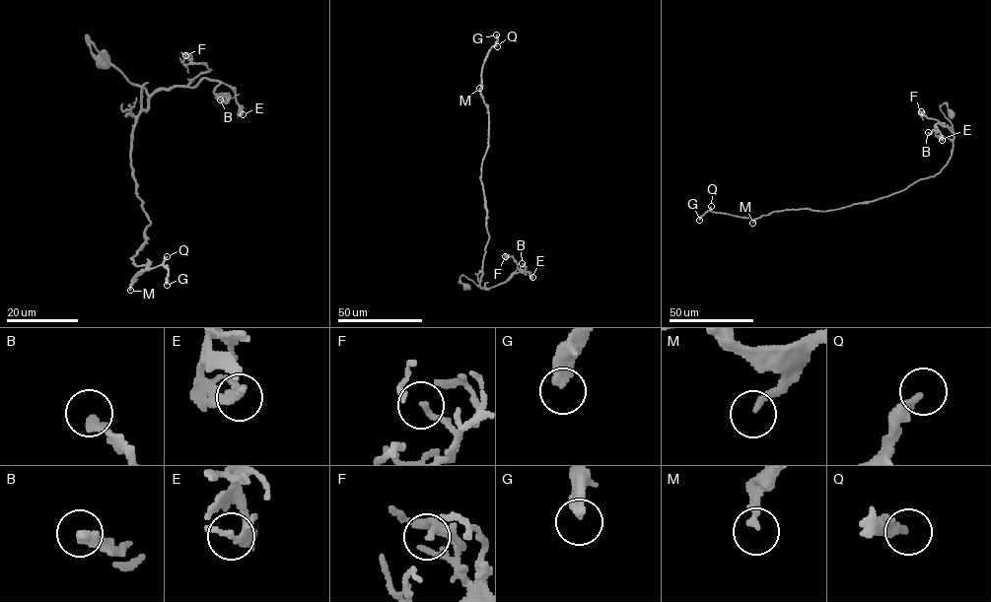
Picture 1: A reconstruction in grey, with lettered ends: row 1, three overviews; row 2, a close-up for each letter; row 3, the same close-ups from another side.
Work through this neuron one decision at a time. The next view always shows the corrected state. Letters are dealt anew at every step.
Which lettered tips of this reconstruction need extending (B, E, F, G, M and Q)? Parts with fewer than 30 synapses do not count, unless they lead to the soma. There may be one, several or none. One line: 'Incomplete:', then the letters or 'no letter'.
Incomplete: G, Q

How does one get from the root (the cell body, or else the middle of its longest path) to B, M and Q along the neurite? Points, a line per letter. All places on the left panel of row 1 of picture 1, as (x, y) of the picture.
B: (102, 60), (87, 35), (149, 95), (194, 87), (205, 78), (219, 82), (214, 92), (220, 100)
M: (102, 60), (87, 35), (147, 96), (133, 130), (131, 168), (150, 221), (133, 262), (150, 262), (130, 290)
Q: (102, 60), (87, 35), (147, 96), (131, 168), (150, 221), (133, 262), (150, 262), (132, 283), (167, 256)

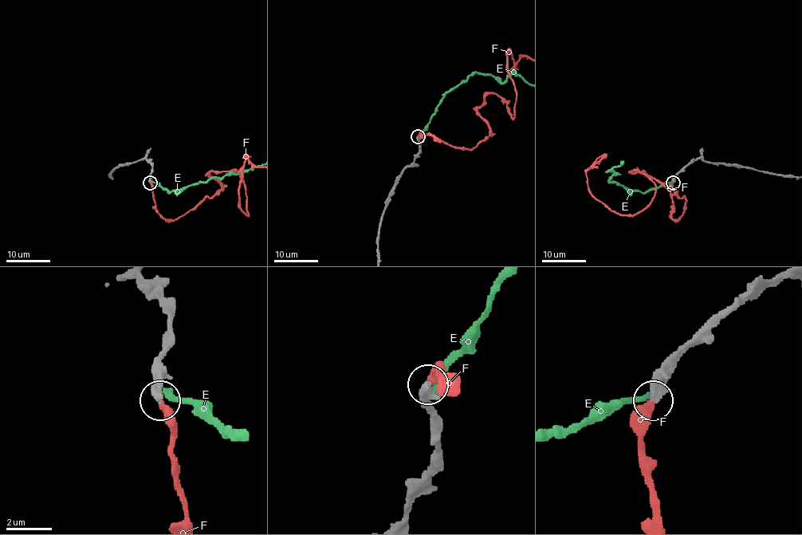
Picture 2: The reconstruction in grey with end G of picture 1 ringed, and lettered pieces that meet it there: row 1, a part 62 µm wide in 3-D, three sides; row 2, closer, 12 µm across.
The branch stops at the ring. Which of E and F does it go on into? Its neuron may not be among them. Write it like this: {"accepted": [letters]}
{"accepted": ["F"]}

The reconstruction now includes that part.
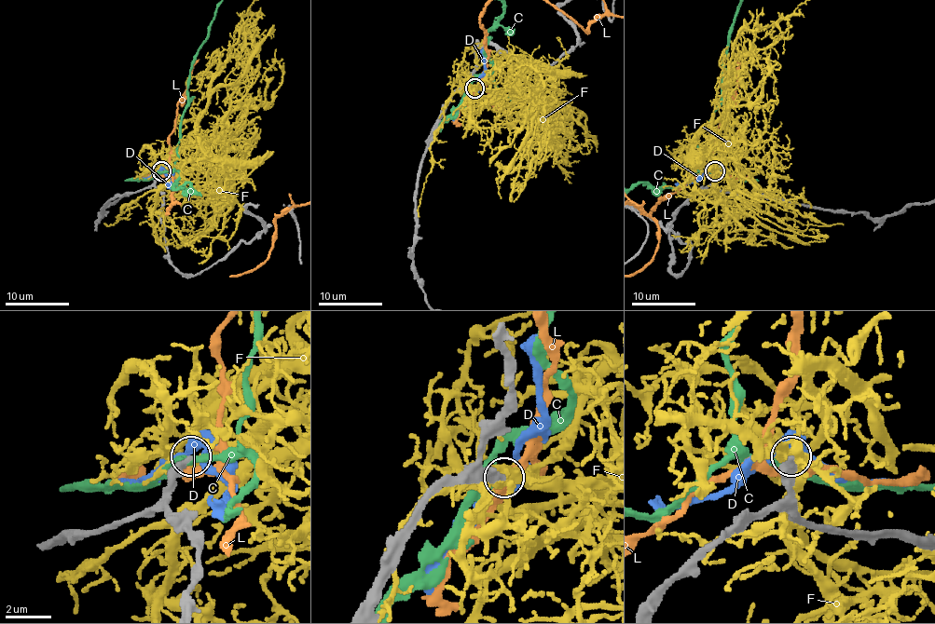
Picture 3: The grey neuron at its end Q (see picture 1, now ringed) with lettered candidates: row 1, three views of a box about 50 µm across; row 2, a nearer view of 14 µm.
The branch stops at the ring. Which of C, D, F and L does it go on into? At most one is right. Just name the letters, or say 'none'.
none

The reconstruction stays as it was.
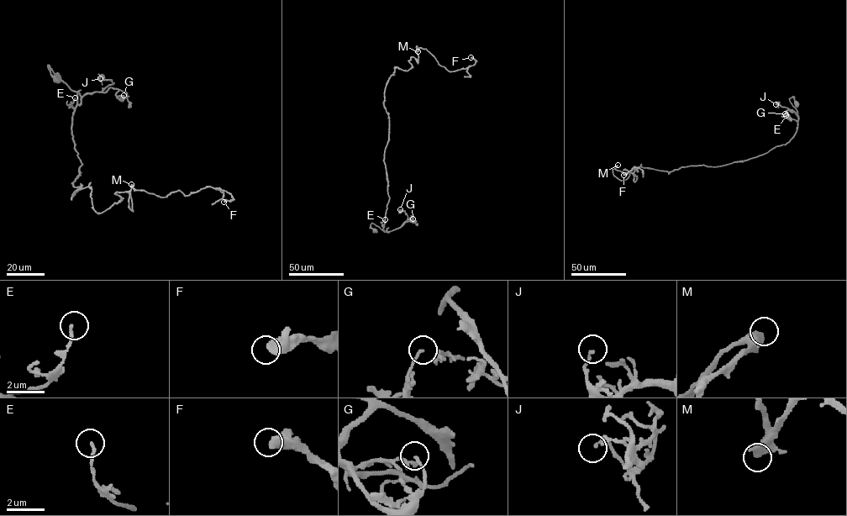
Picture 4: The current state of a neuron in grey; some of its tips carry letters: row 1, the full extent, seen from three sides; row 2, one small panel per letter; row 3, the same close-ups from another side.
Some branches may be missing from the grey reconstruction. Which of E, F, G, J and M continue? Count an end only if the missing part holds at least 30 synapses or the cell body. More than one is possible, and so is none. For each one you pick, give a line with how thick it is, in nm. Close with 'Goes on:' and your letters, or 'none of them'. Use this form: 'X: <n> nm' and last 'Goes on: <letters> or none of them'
Goes on: none of them

